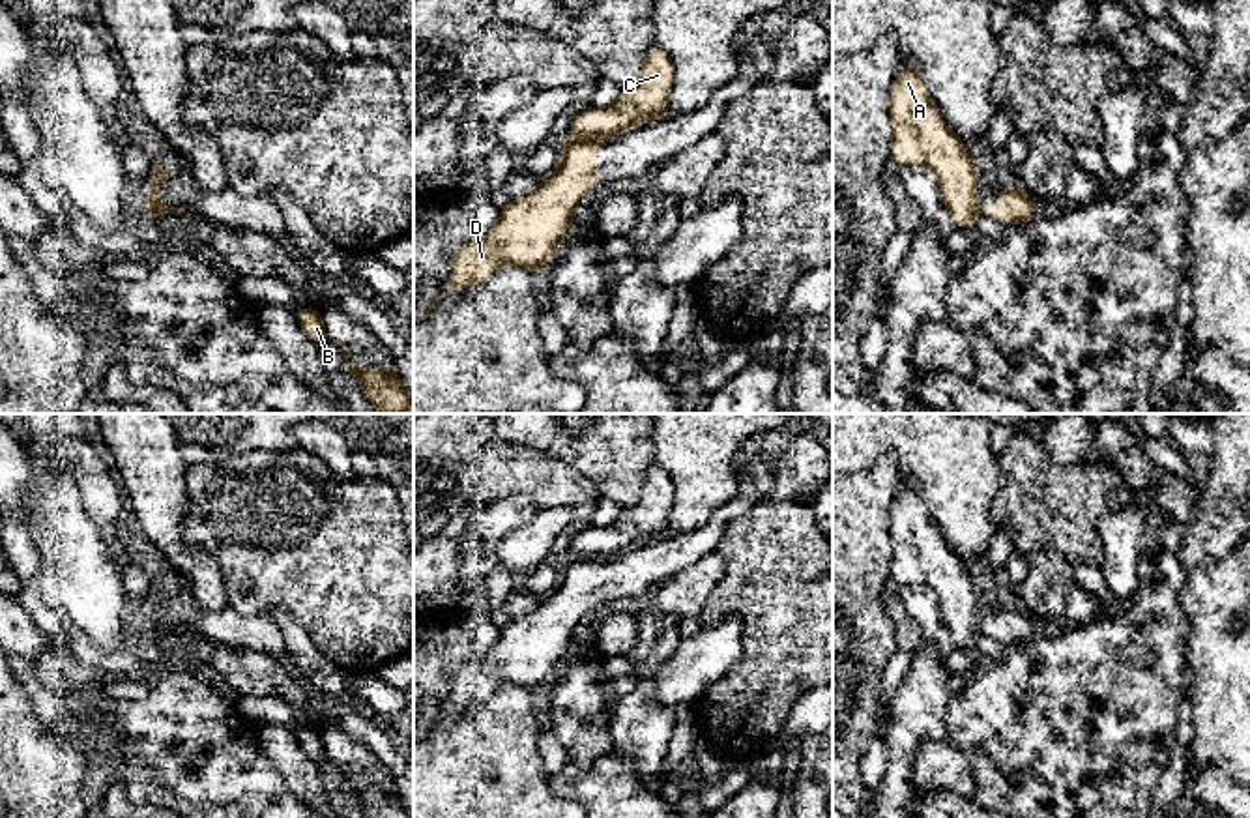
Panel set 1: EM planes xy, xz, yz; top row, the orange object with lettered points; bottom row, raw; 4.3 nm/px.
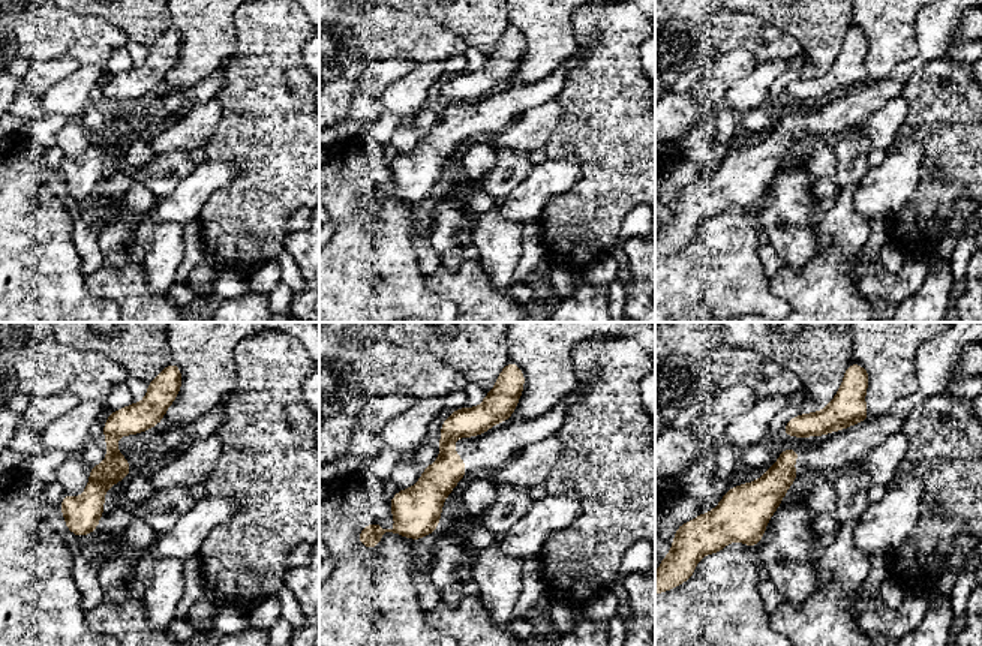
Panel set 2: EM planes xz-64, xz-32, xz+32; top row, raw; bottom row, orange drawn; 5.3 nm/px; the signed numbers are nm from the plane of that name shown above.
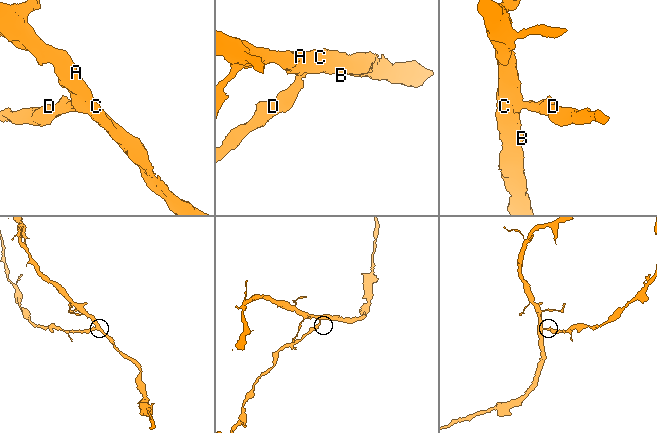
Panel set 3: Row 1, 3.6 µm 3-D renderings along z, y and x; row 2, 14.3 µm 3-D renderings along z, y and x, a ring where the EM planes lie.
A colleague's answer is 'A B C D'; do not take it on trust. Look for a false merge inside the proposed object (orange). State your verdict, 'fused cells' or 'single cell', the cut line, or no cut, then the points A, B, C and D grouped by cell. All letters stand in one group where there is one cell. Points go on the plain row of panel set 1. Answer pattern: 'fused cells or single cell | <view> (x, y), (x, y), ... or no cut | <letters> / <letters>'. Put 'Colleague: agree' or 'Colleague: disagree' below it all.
fused cells | xz (571, 556), (599, 556), (603, 560) | A B C / D
Colleague: disagree

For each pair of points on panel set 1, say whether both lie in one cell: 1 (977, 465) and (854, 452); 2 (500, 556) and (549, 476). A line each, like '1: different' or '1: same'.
1: same
2: different

